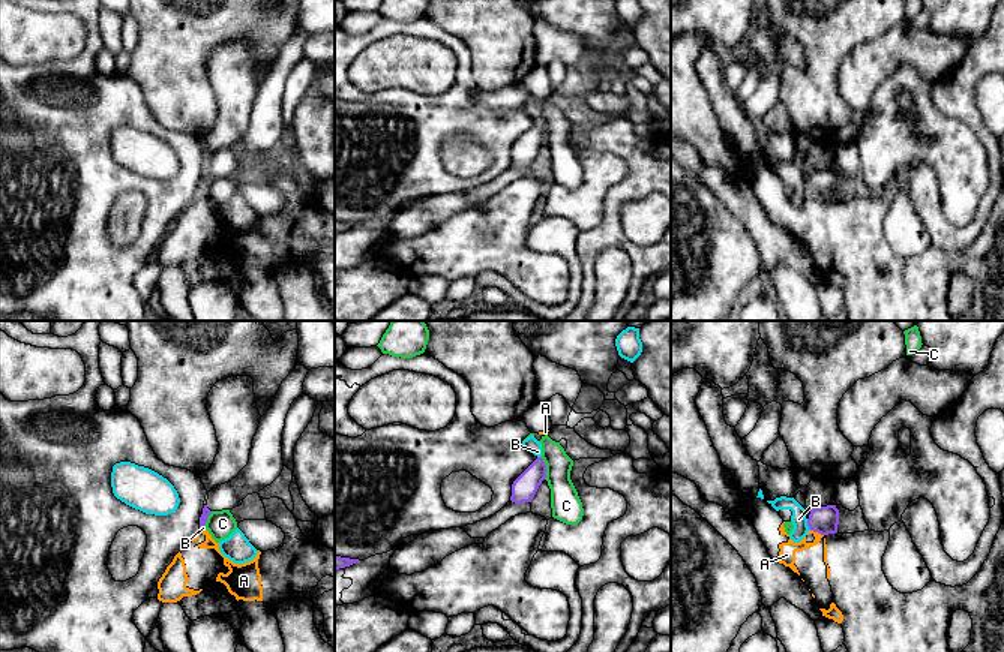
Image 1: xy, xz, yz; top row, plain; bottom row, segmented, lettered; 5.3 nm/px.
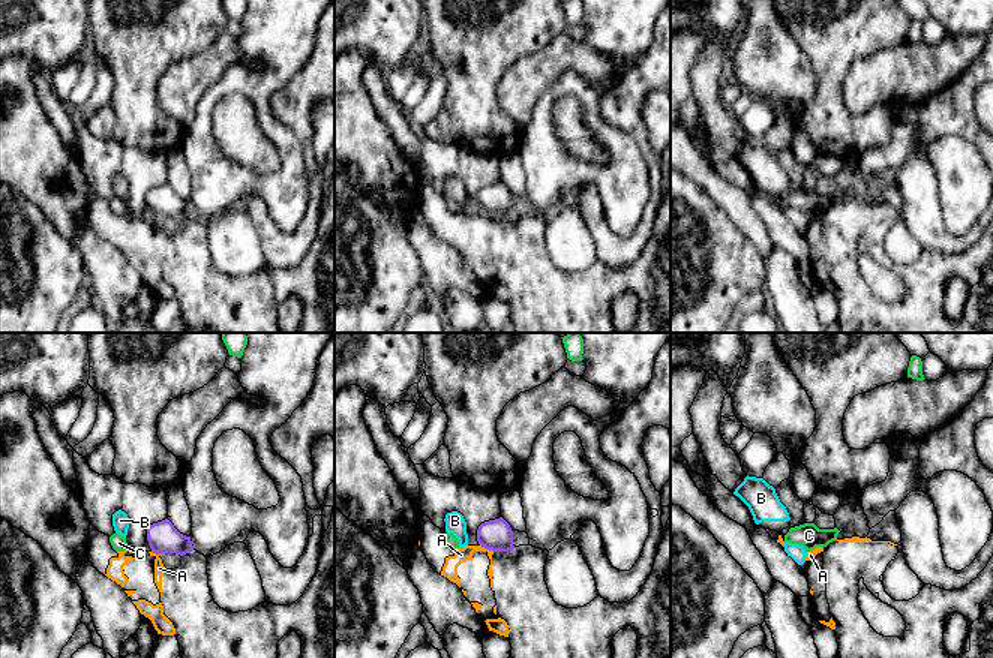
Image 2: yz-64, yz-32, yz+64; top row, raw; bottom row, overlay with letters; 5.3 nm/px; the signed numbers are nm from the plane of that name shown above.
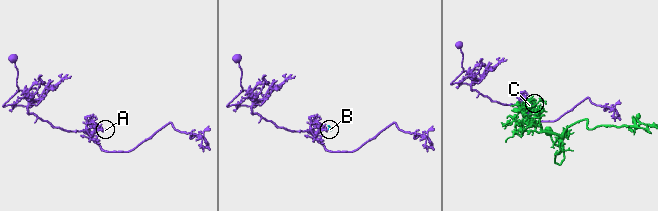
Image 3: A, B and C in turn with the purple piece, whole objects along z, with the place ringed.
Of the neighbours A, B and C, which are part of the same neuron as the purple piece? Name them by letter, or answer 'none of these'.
none of these

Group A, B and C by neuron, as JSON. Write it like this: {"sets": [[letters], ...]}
{"sets": [["A"], ["B"], ["C"]]}

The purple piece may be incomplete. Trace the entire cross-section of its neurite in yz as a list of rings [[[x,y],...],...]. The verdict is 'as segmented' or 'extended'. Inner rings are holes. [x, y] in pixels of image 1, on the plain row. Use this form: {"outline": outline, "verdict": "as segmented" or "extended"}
{"outline": [[[836,169],[816,171],[810,174],[807,190],[821,199],[836,198],[839,189],[839,174]]], "verdict": "as segmented"}

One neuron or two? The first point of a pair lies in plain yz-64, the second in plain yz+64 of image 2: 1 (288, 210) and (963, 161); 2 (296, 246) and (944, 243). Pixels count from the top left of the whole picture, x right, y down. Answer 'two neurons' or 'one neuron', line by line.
1: one neuron
2: one neuron

